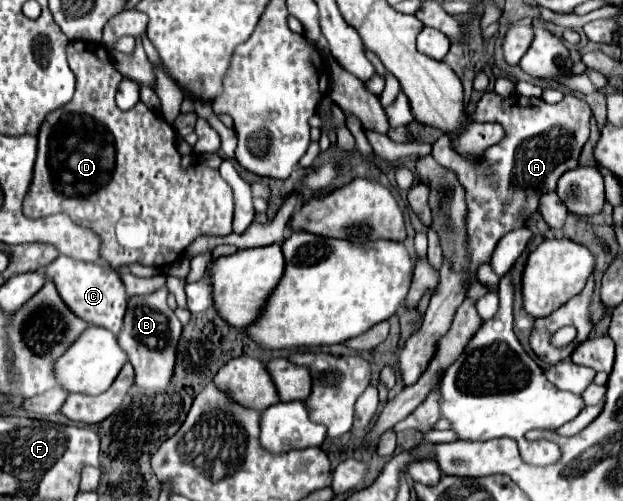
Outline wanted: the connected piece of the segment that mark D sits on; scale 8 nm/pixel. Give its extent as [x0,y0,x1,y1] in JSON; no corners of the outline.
[23,40,233,268]

